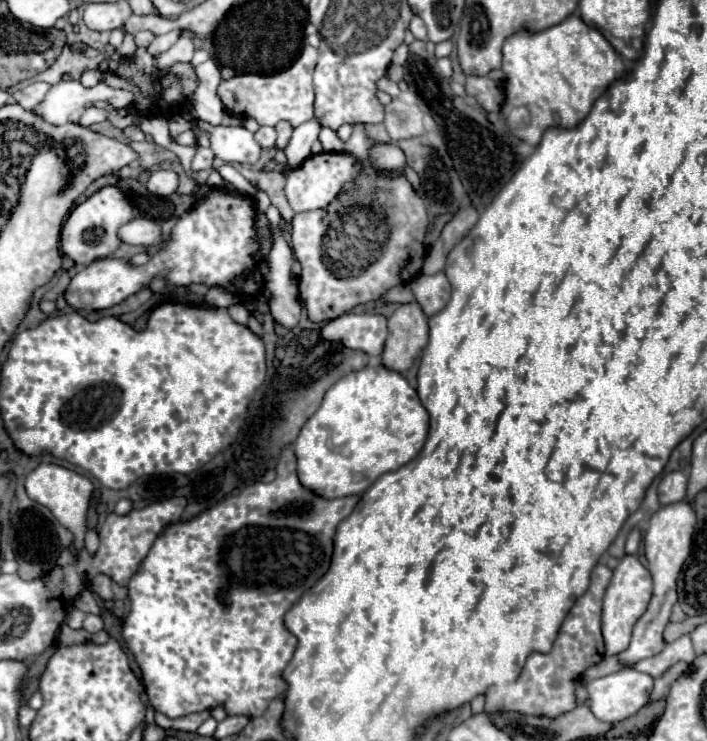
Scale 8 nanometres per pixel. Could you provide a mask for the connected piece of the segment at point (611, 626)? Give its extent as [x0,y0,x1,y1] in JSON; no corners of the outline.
[603,555,651,655]

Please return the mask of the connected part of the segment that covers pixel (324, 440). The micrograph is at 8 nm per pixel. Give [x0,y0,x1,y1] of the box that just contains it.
[293,365,429,499]

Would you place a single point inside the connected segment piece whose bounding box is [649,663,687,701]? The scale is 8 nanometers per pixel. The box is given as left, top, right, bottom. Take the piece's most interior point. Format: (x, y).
(661, 688)

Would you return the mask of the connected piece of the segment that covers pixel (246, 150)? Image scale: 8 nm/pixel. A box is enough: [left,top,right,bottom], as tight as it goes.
[207,125,261,163]

